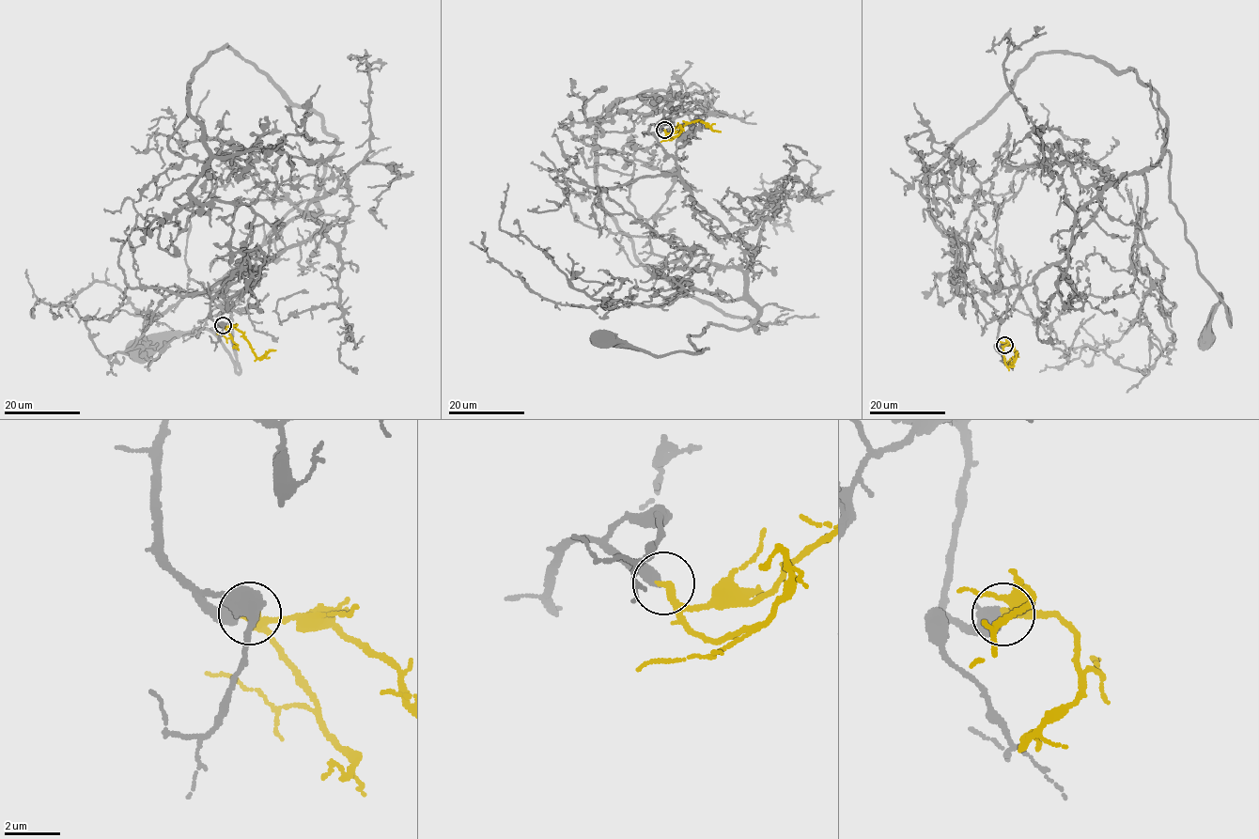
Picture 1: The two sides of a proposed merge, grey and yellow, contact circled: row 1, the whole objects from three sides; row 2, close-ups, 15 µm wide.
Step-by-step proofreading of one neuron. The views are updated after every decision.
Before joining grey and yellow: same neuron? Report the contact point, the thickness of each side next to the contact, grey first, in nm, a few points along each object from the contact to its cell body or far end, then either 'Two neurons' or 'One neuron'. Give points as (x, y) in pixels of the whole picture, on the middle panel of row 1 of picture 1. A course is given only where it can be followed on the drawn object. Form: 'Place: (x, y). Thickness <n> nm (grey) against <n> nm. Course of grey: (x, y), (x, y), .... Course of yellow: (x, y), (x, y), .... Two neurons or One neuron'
Place: (664, 130). Thickness 320 nm (grey) against 200 nm. Course of grey: (664, 130), (649, 132), (700, 205), (757, 251), (757, 316), (689, 336), (693, 355), (600, 337). Course of yellow: (664, 130), (676, 132), (684, 125), (698, 119), (720, 132). One neuron

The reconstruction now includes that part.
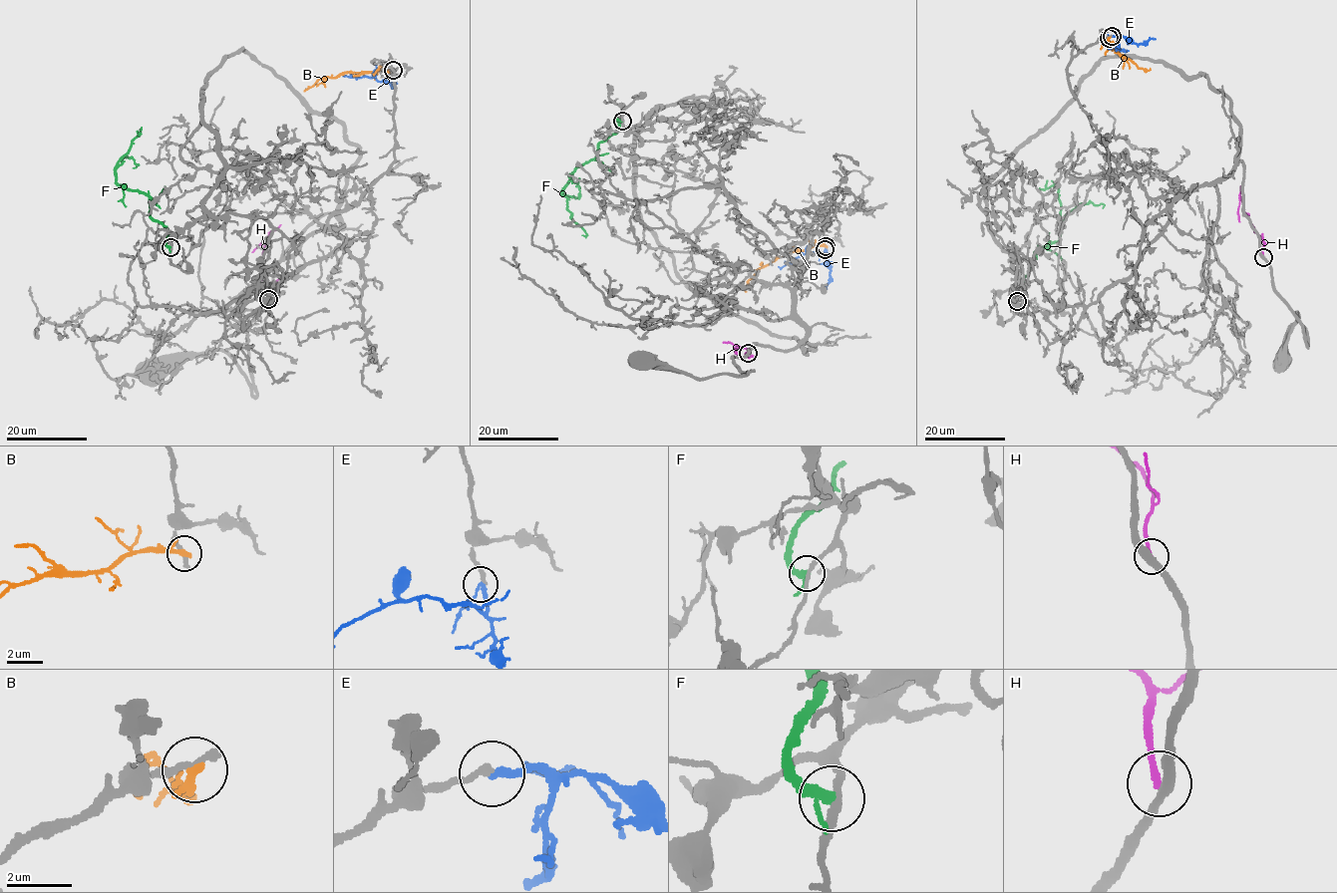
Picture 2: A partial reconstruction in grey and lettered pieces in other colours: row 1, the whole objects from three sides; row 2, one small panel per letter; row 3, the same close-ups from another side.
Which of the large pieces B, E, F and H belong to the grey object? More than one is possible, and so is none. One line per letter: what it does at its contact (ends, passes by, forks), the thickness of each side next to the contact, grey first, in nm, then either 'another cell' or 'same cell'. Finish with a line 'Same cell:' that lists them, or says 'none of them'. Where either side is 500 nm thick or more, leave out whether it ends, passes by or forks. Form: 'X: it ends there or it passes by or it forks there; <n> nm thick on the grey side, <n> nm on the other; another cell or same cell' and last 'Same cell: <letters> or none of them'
B: it passes by; 300 nm thick on the grey side, 200 nm on the other; another cell
E: it passes by; 240 nm thick on the grey side, 190 nm on the other; same cell
F: it passes by; 200 nm thick on the grey side, 200 nm on the other; another cell
H: it ends there; 360 nm thick on the grey side, 180 nm on the other; another cell
Same cell: E

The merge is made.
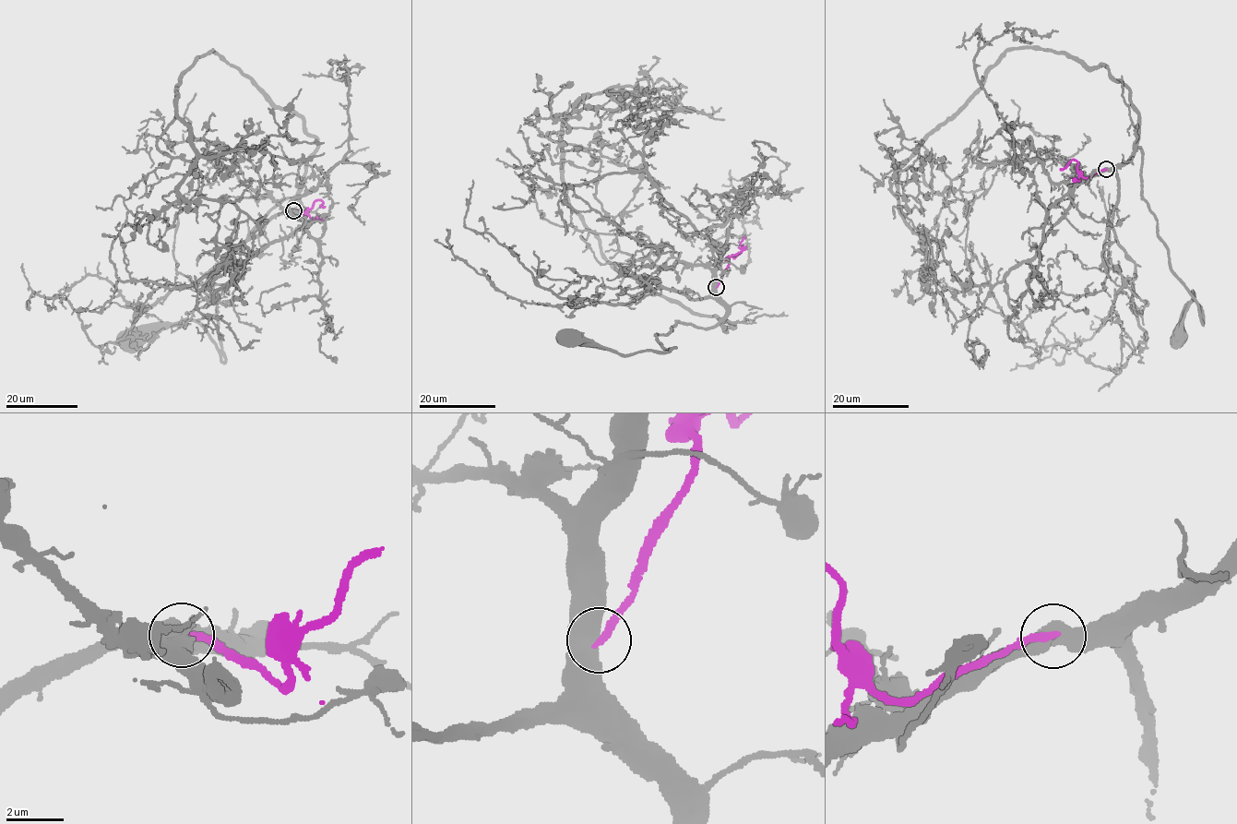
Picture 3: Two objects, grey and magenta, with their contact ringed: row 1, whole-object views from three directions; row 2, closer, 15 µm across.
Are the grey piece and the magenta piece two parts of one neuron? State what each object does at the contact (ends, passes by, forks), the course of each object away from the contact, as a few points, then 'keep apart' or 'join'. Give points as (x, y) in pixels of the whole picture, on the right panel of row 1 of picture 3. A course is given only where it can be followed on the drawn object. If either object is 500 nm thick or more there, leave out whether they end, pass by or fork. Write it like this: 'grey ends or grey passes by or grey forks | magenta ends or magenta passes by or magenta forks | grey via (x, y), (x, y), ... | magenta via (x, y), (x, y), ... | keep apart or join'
grey via (1105, 170), (1123, 165), (1139, 149), (1141, 192), (1158, 237), (1201, 314), (1202, 306), (1193, 292), (1176, 336) | magenta via (1106, 170), (1084, 177), (1077, 170), (1078, 163), (1072, 160), (1059, 169) | keep apart

